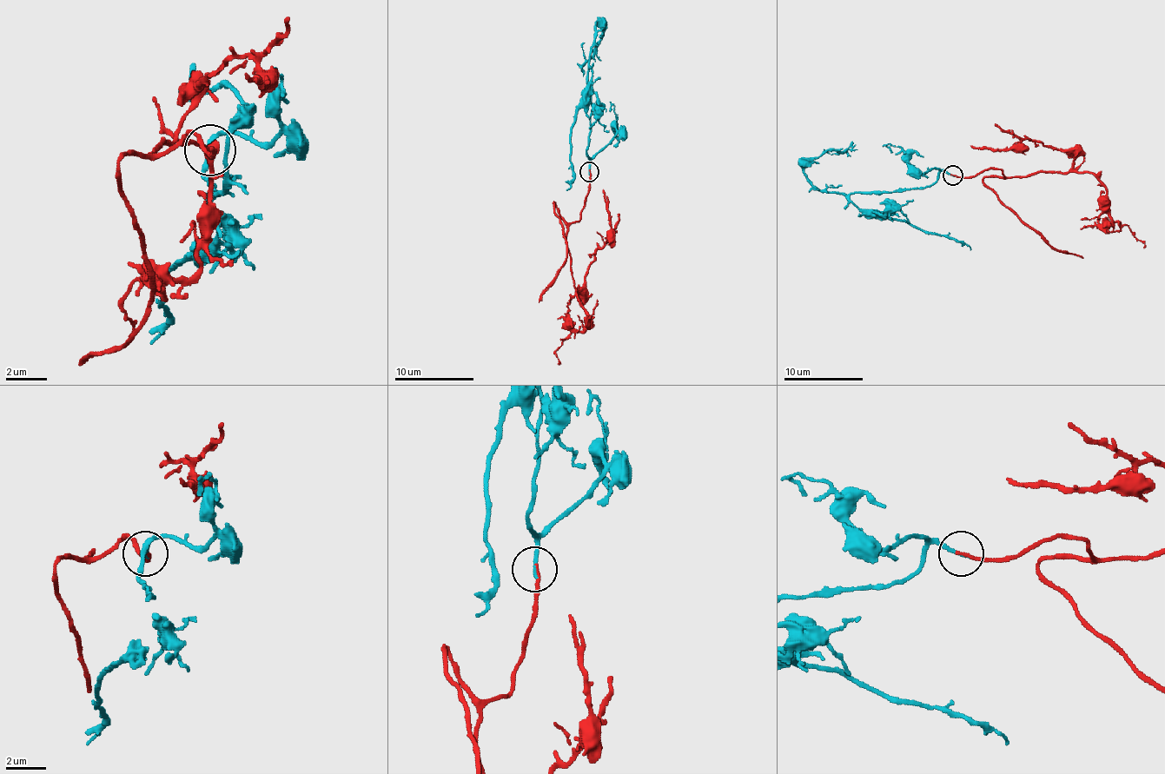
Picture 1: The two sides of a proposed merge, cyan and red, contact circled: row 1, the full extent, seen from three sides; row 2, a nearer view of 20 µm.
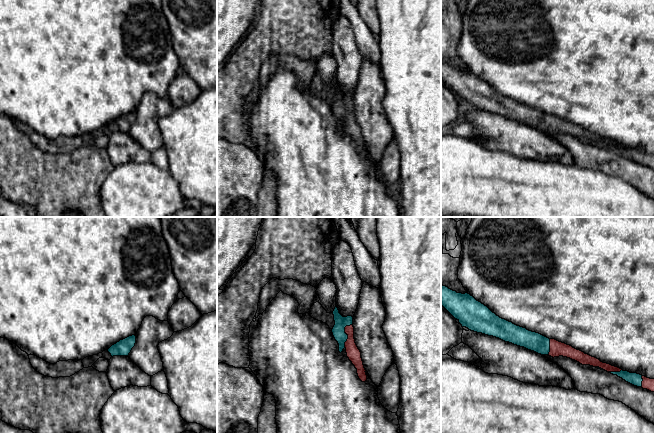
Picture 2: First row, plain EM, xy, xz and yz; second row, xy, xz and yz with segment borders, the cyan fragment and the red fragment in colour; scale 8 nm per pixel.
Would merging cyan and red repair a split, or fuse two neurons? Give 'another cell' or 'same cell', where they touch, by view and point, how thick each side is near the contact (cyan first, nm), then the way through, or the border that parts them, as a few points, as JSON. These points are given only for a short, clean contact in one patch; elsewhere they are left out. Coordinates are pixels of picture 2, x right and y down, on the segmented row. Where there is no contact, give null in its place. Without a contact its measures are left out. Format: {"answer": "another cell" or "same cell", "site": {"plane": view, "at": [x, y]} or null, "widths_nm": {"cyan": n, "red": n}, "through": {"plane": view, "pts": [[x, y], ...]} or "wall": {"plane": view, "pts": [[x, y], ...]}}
{"answer": "same cell", "site": {"plane": "xz", "at": [346, 334]}, "widths_nm": {"cyan": 100, "red": 110}}

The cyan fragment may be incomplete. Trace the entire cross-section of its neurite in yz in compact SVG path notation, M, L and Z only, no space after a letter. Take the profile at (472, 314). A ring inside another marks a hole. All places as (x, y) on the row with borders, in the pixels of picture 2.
M441 285L441 305L459 321L462 327L466 327L471 331L499 338L541 355L549 355L553 358L567 357L582 365L590 365L605 370L634 386L654 392L654 379L623 371L618 367L603 363L570 345L517 326L497 316L487 306L468 293L457 293Z

